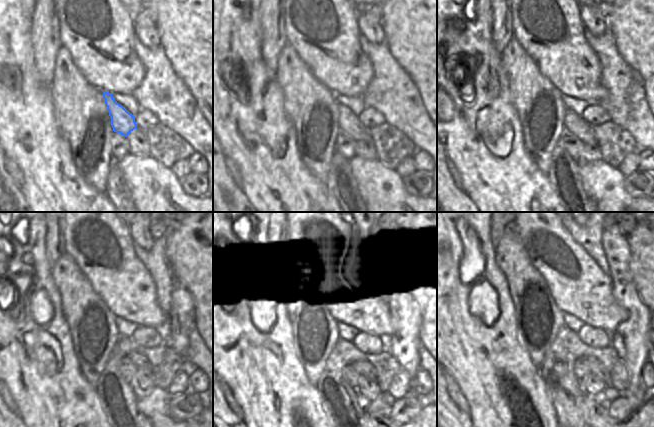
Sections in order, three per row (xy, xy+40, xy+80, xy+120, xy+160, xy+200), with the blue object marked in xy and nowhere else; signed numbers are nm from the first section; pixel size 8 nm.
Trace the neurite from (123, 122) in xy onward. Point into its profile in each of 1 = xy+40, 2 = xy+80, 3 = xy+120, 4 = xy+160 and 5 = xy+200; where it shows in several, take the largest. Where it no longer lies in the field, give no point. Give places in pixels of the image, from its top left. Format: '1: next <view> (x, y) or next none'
1: next xy+40 (349, 123)
2: next xy+80 (573, 123)
3: next xy+120 (138, 359)
4: next xy+160 (364, 368)
5: next xy+200 (596, 369)

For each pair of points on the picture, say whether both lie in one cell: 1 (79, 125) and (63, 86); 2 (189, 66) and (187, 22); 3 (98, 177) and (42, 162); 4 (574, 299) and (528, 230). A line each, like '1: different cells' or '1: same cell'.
1: same cell
2: same cell
3: different cells
4: same cell

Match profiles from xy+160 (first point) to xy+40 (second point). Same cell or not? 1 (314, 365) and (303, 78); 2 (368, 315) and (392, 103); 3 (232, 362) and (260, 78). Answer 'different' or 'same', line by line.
1: same
2: different
3: same

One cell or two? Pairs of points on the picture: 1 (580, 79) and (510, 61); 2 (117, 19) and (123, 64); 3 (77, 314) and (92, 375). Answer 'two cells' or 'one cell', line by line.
1: two cells
2: one cell
3: one cell

